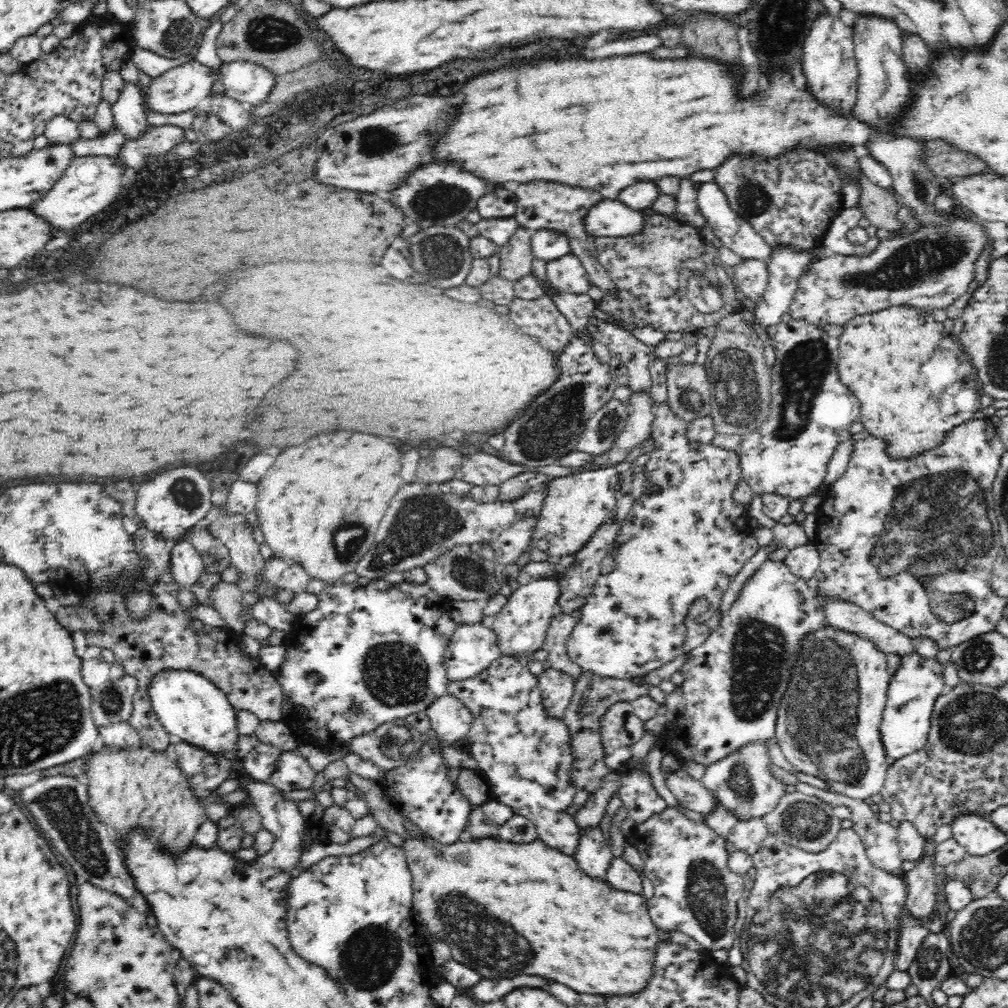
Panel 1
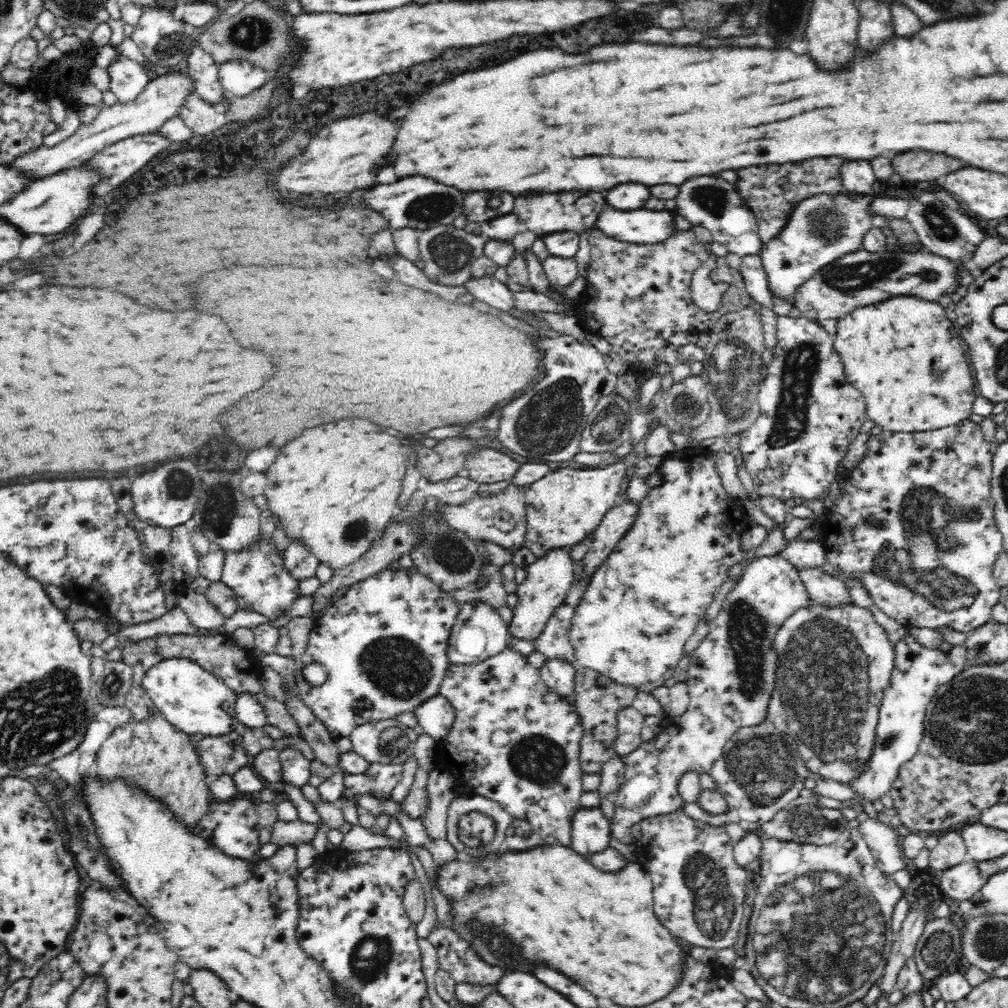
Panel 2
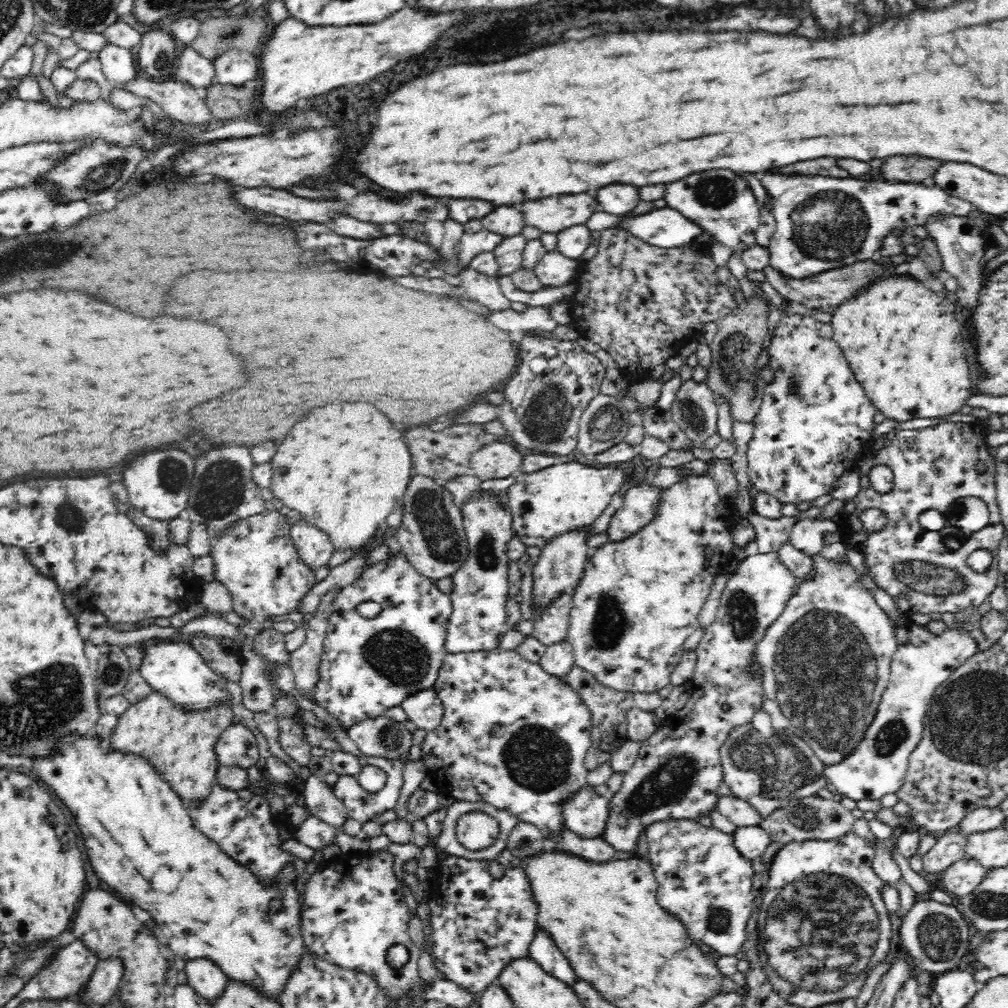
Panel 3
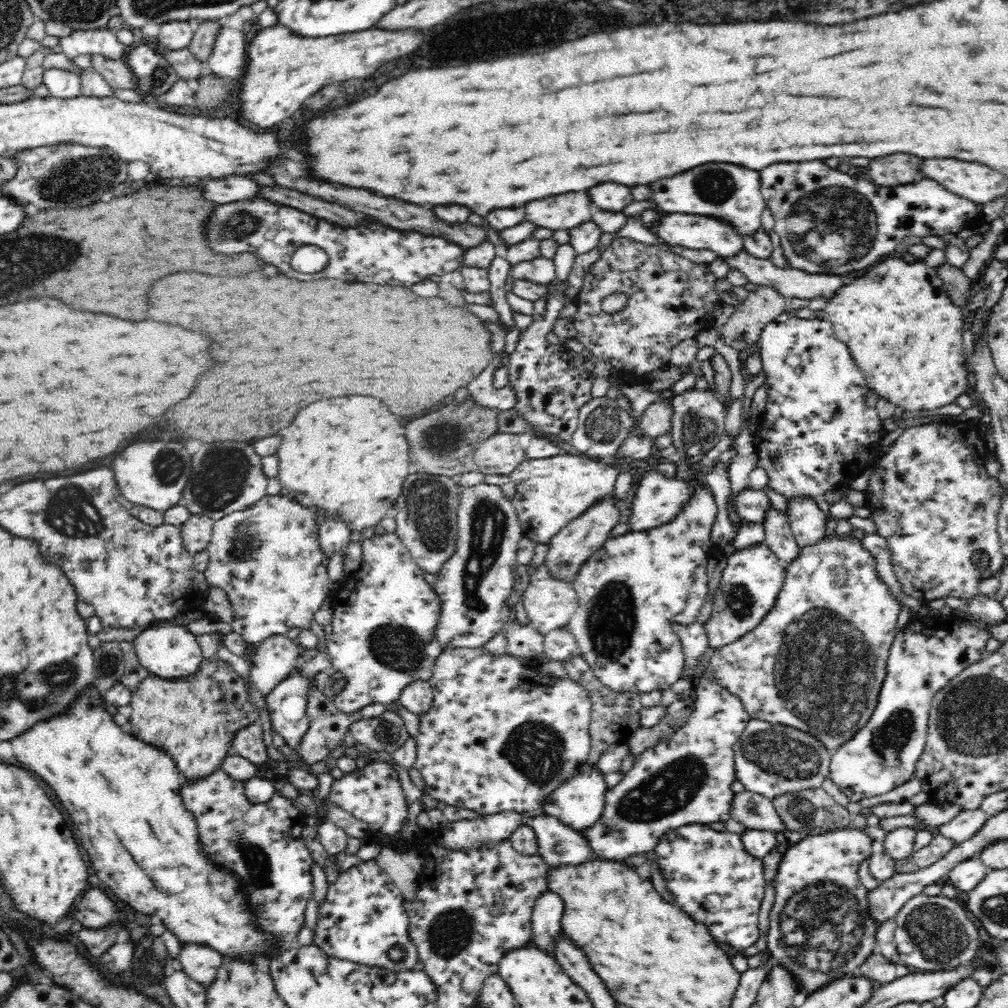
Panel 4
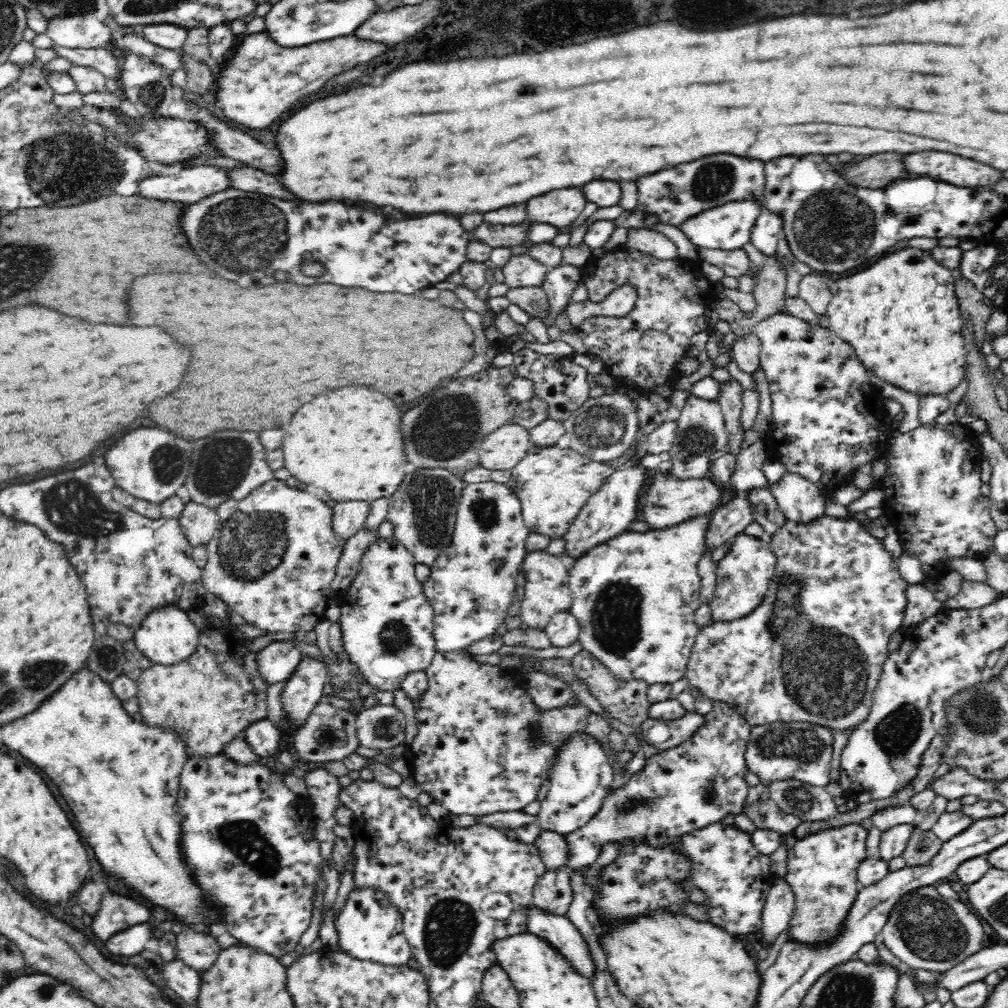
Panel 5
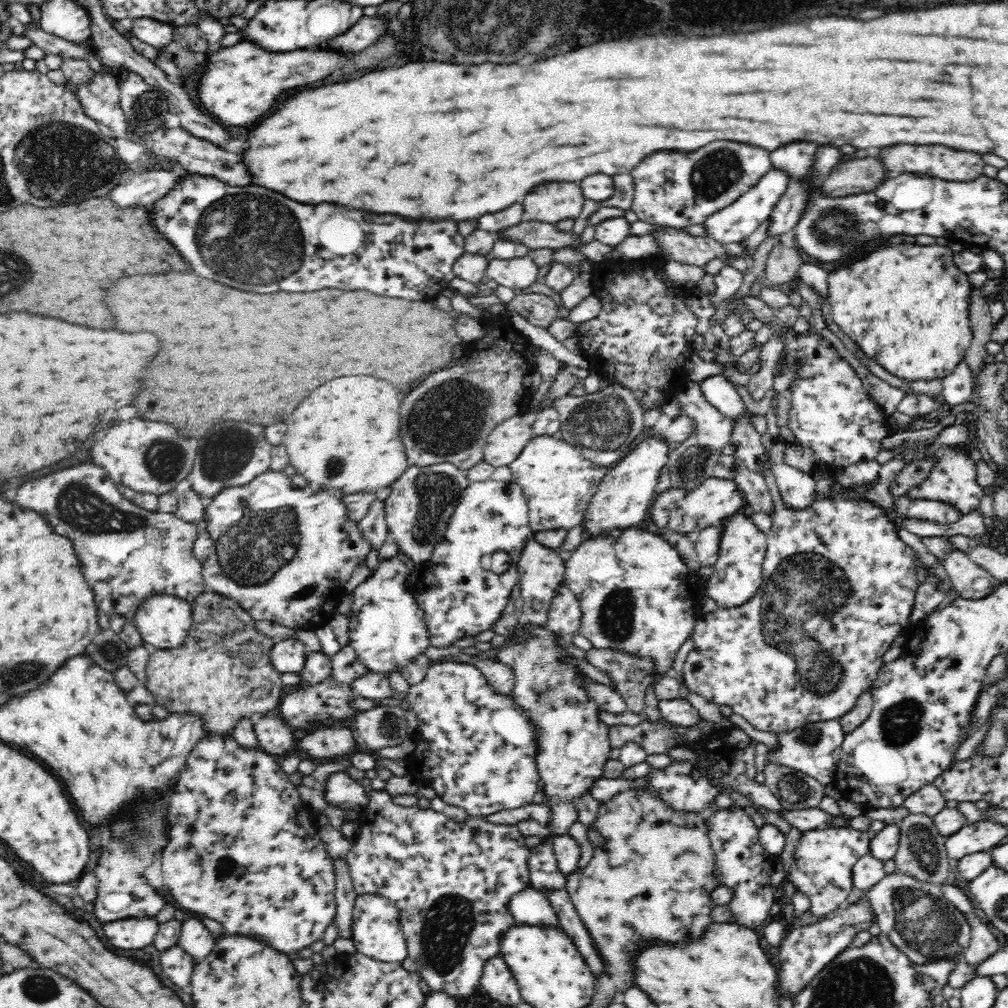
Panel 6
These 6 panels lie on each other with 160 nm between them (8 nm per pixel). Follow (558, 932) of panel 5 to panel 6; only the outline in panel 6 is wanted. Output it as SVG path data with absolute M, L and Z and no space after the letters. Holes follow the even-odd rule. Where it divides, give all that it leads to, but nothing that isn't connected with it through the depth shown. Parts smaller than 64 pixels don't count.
M532 887L510 899L509 911L518 925L562 929L548 897Z

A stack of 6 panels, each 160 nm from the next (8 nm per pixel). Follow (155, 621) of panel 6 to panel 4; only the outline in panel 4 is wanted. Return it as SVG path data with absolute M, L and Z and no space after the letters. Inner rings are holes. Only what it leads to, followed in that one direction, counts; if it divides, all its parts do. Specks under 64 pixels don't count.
M168 620L162 626L138 631L133 646L140 664L149 675L162 680L188 680L200 672L203 663L202 651L194 634L184 626L172 626Z

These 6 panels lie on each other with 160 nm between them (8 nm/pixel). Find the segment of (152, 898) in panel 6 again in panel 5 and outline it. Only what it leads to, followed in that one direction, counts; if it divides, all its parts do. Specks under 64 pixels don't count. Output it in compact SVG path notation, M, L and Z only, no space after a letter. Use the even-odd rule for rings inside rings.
M106 892L102 895L100 908L92 921L92 932L102 942L113 934L126 930L132 925L149 923L150 909L132 902L132 898Z

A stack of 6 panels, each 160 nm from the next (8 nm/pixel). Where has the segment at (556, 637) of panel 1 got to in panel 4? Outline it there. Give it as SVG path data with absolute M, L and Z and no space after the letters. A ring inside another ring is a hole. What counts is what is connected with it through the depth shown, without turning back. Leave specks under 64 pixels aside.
M544 564L536 568L535 571L530 571L530 581L522 599L530 625L544 636L558 630L558 628L566 628L578 607L576 591L574 591L572 585L564 580L556 580L550 577Z

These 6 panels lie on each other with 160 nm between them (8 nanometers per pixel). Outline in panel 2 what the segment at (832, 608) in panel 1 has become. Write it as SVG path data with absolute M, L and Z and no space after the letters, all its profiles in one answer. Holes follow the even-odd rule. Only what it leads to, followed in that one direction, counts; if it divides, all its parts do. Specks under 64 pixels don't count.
M821 567L800 569L798 571L815 605L820 605L825 610L856 605L850 597L850 593L848 593L846 584L822 571Z

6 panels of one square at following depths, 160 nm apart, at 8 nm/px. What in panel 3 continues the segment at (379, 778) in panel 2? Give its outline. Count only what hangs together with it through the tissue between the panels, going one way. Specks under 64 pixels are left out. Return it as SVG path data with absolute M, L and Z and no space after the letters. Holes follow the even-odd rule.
M361 756L359 761L362 766L371 764L386 773L387 780L384 788L378 792L368 792L350 775L339 775L339 779L331 790L334 796L344 803L349 818L365 823L372 820L376 814L392 810L396 806L403 785L405 761L403 758L376 757L367 759L364 756Z

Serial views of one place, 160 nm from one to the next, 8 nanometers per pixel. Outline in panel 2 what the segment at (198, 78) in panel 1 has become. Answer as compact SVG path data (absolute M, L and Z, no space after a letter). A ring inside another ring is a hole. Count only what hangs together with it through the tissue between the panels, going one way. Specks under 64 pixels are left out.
M185 66L160 71L155 79L148 81L136 100L126 104L117 102L104 107L95 120L89 124L80 125L74 136L70 136L70 138L52 148L42 145L32 151L32 154L18 158L16 162L10 165L31 174L33 178L41 179L61 170L86 164L110 144L138 134L158 131L168 119L179 116L179 110L183 107L183 102L192 93L195 93L194 83Z

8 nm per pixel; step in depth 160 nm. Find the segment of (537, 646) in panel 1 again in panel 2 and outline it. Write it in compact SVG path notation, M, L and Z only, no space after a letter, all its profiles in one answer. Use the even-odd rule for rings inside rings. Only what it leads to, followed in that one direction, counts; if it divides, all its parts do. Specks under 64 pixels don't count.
M554 549L548 551L543 557L526 566L526 578L515 591L516 607L512 610L513 616L507 624L509 636L519 641L536 641L546 628L552 614L564 603L570 586L574 583L576 562L570 559L569 549Z

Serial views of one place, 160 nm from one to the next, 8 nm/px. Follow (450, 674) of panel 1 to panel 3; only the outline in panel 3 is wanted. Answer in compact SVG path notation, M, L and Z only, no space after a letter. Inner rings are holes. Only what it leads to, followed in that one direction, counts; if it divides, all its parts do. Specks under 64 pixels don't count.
M476 491L472 500L461 506L463 525L469 544L469 555L464 566L452 575L453 591L450 598L453 612L448 622L446 652L486 652L499 648L501 639L512 630L505 612L508 595L508 555L506 544L516 536L511 527L511 511L500 507L496 495Z

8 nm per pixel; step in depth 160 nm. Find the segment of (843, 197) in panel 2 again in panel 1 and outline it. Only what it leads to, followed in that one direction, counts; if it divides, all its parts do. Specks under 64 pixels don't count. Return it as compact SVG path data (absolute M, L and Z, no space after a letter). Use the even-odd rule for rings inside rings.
M792 247L773 249L772 256L769 259L767 264L770 280L768 281L764 296L755 304L754 311L752 312L753 317L750 320L750 325L752 326L758 324L768 328L780 323L781 316L784 316L784 313L788 313L788 306L790 306L792 298L794 298L794 292L798 288L800 276L804 273L806 266L814 263L816 260L812 251L798 251L792 249Z

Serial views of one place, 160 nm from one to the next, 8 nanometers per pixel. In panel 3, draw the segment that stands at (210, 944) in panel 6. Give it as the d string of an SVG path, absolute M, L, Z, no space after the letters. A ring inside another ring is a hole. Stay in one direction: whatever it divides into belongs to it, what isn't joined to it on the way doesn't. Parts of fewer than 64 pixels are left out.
M209 958L192 959L185 962L187 984L190 985L200 997L212 1003L219 999L229 980L222 969Z

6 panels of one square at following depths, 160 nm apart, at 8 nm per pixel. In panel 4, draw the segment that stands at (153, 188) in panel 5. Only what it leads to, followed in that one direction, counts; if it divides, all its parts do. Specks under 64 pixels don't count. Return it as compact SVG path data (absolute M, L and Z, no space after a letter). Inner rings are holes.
M228 176L224 180L200 180L200 184L204 186L204 198L218 204L260 196L260 186L250 177Z

